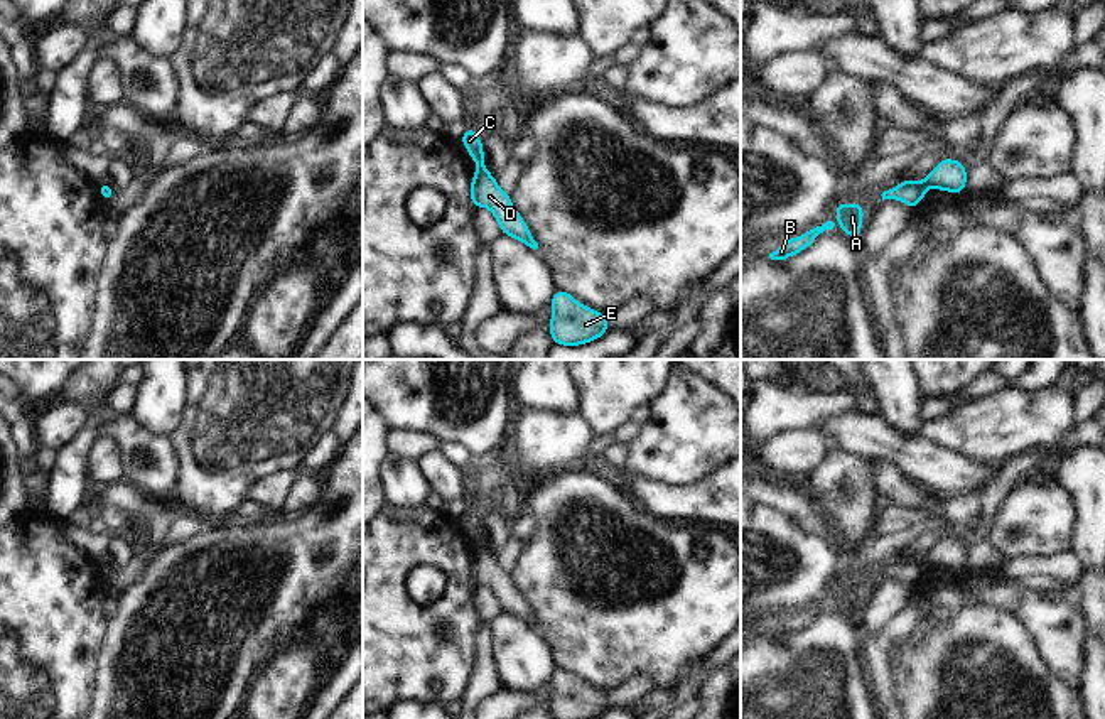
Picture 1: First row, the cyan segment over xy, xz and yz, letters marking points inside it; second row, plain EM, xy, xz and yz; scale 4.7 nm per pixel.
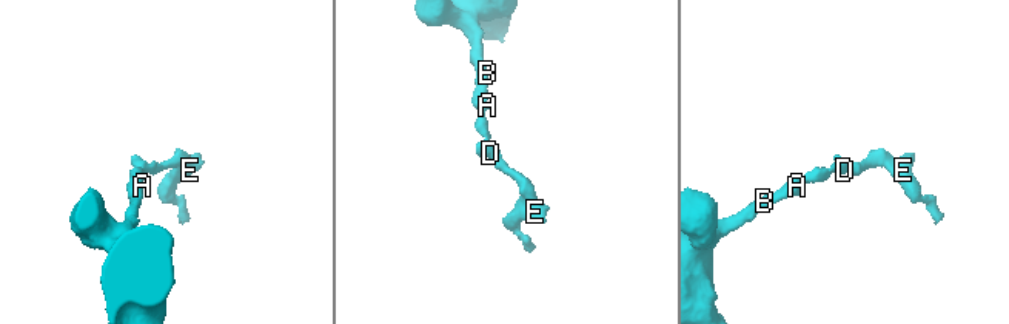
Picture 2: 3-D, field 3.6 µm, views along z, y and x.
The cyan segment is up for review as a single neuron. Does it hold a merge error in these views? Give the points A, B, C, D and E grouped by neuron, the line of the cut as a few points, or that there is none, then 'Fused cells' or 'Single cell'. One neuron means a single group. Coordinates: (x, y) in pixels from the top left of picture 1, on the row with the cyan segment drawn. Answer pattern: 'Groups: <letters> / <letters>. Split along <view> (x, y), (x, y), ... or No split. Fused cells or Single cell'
Groups: A B C / D E. Split along yz (923, 181), (927, 188). Fused cells

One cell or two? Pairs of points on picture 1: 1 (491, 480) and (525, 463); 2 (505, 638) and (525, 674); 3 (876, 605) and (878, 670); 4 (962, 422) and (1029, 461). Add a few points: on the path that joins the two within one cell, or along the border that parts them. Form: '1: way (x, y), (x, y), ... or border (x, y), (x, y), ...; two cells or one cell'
1: border (493, 456), (505, 463), (508, 475), (522, 491); two cells
2: way (513, 647), (520, 654), (523, 665); one cell
3: way (874, 621), (876, 654); one cell
4: border (1053, 453), (1034, 448), (999, 466); two cells

